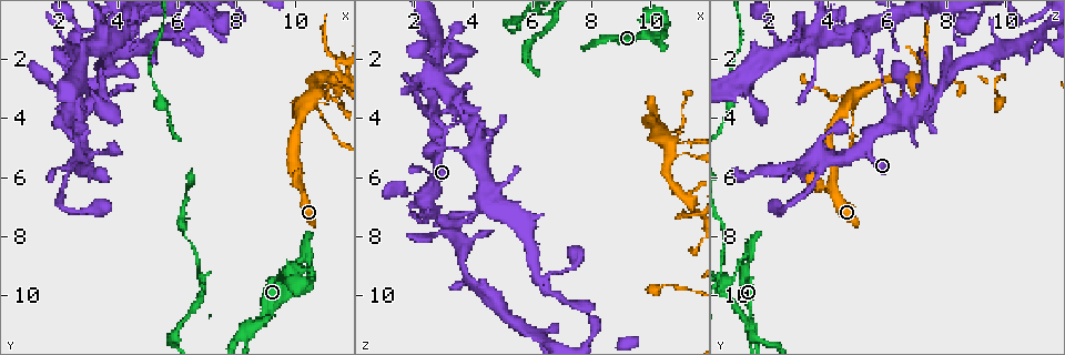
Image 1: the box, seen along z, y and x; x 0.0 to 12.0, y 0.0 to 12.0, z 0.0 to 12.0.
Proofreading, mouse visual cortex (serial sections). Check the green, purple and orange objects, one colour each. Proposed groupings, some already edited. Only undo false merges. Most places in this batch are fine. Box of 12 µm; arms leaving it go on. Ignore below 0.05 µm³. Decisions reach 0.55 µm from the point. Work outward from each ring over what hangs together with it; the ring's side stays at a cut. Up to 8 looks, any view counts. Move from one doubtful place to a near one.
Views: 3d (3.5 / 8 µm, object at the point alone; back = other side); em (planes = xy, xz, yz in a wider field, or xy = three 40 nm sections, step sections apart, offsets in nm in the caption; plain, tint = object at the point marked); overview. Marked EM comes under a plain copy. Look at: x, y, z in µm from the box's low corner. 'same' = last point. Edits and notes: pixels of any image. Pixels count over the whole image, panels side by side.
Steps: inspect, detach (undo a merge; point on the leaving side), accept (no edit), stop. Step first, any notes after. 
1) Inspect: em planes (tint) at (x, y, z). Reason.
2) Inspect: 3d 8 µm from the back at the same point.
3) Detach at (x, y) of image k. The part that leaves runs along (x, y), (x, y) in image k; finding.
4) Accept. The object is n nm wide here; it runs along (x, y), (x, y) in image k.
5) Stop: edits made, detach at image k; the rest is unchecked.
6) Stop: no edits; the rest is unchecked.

Inspect: em xy step 2 (tint) at (10.2, 6.3, 4.0). A narrow waist.

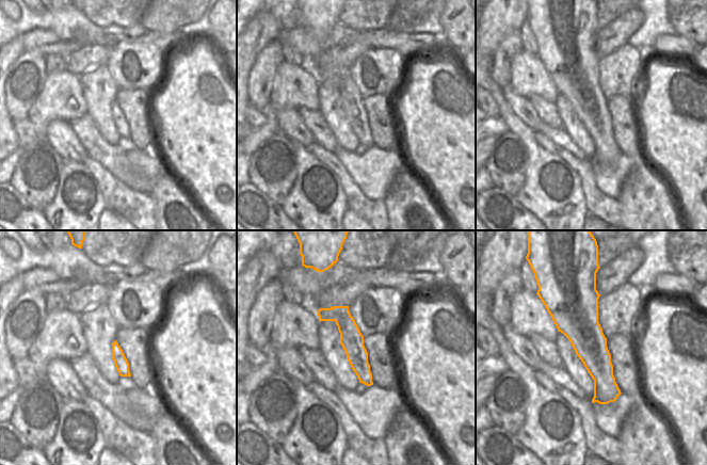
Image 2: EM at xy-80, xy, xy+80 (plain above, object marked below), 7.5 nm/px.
Inspect: 3d 3.5 µm at the same point.

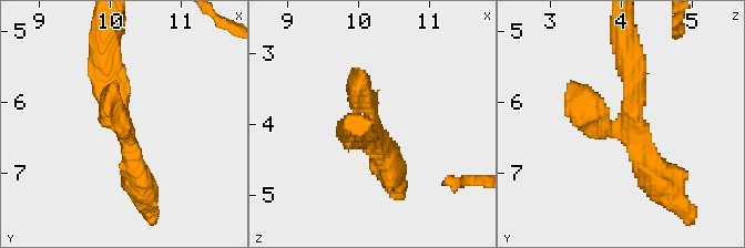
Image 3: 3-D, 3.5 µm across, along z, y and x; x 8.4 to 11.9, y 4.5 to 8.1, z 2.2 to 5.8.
Accept. It runs along (656, 178), (636, 134), (608, 127), (571, 80) in image 3; continuous, no second cell.

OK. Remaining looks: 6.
Inspect: 3d 3.5 µm at (10.6, 3.5, 4.9). Sharp bend.

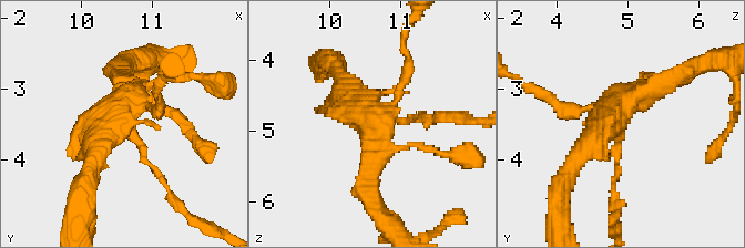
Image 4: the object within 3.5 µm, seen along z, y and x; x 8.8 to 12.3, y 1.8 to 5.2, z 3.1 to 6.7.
Accept. It runs along (575, 163), (621, 102), (674, 78) in image 4; one cell here.

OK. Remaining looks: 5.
Inspect: 3d 8 µm at (8.4, 11.2, 1.3). Arms part here.

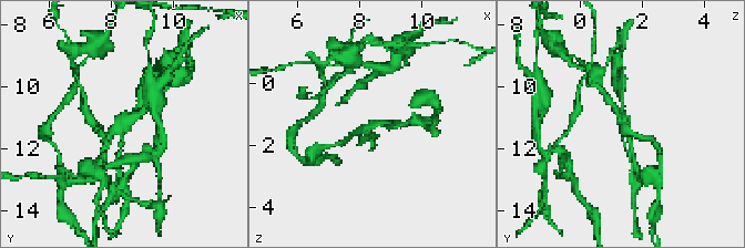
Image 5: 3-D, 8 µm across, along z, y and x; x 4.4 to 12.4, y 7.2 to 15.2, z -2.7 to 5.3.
Inspect: 3d 3.5 µm from the back at (8.3, 11.2, 1.4).

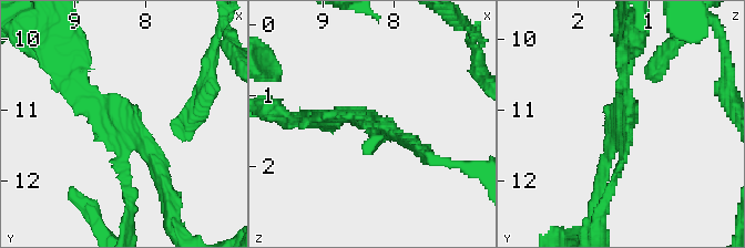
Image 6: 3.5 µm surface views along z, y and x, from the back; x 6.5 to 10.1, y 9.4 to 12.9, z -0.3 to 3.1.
Inspect: em xy step 2 (tint) at (8.30, 11.20, 1.35). Shape alone is not enough.

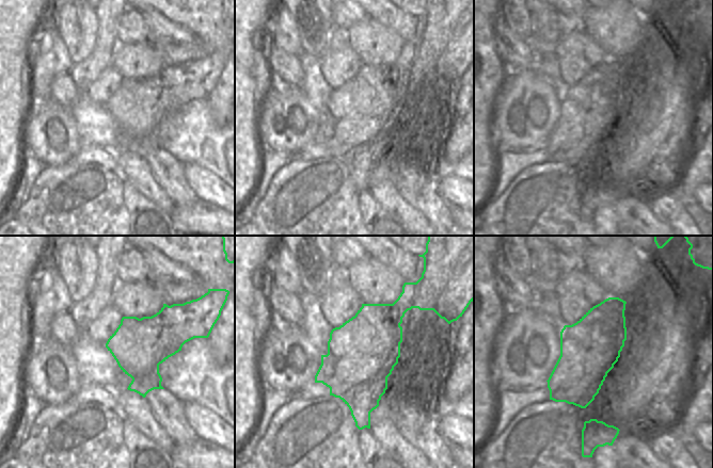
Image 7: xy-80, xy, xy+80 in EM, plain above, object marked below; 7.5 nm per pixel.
Accept. It runs along (63, 80), (163, 175) in image 6; all the same cell.

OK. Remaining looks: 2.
Stop: no edits; the rest is unchecked.

